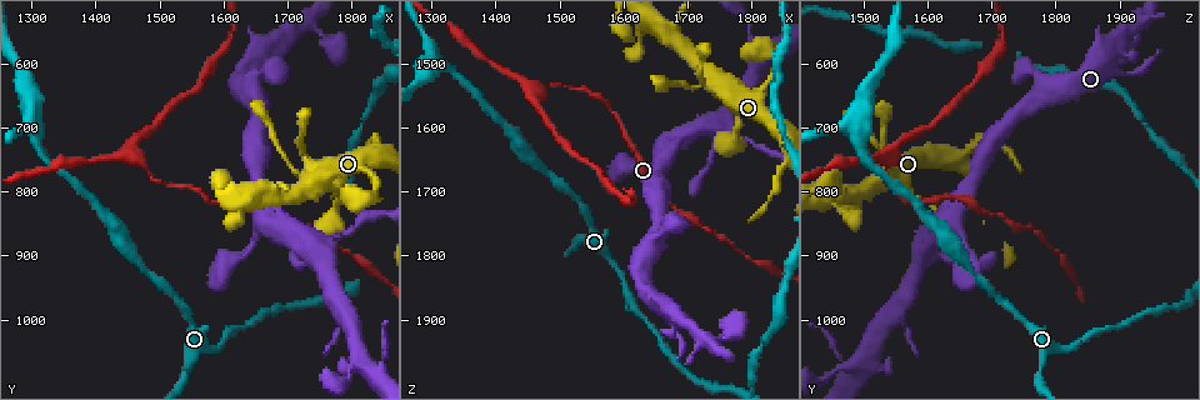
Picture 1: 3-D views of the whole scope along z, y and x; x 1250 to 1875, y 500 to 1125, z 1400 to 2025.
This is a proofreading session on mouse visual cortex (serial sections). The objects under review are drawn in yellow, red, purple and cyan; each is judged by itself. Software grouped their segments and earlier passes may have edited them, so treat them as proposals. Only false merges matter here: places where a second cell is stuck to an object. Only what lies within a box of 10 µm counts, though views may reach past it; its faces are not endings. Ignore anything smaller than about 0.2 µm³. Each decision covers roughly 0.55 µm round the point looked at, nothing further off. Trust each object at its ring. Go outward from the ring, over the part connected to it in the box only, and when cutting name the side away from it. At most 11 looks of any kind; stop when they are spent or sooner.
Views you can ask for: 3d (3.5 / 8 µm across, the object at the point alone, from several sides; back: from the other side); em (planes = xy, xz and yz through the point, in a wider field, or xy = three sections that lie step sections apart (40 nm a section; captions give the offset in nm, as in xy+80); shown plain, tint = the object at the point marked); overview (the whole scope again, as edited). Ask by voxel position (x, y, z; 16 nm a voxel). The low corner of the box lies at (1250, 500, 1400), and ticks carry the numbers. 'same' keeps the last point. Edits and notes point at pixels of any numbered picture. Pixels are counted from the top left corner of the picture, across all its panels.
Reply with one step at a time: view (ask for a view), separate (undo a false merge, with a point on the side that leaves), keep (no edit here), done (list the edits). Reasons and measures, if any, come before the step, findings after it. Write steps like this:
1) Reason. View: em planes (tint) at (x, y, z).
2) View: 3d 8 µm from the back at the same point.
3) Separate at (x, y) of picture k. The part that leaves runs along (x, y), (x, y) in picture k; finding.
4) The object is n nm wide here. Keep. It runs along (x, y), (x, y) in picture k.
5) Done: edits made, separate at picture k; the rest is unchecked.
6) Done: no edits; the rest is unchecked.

Arms part here. View: 3d 3.5 µm at (1755, 880, 1605).

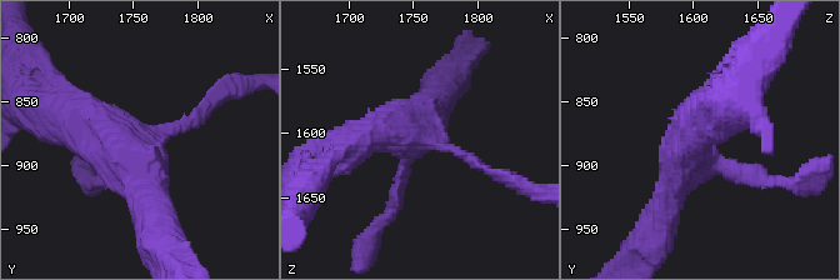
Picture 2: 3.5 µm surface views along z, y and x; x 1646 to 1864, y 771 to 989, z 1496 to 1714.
View: em xy step 5 (tint) at (1758, 880, 1602).

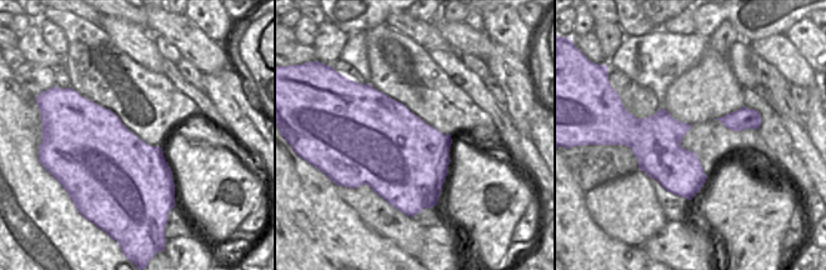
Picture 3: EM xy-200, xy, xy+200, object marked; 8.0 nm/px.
View: em xy step 1 (tint) at the same point.

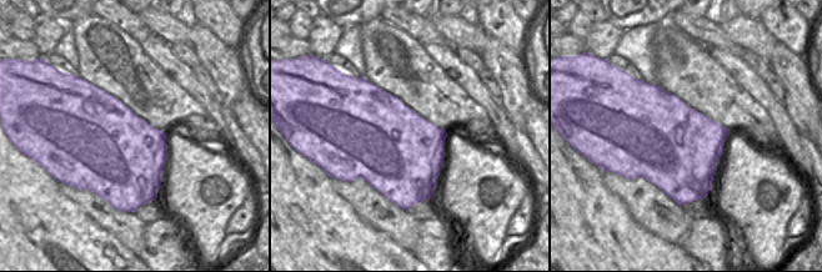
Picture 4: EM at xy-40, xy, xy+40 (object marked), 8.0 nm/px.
Keep. One cell here.

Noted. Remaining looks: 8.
View: 3d 8 µm at (1675, 845, 1725).

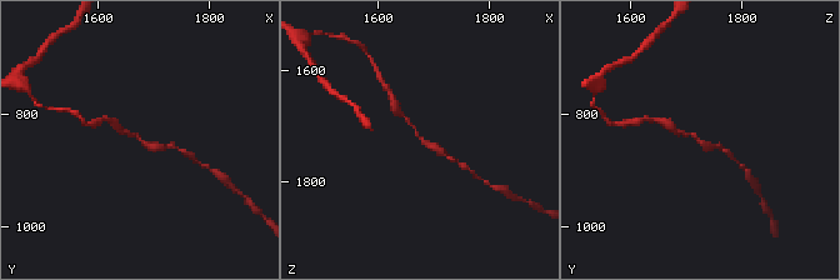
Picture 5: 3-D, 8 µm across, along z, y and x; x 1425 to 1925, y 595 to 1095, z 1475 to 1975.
Closer look. View: 3d 3.5 µm at the same point.

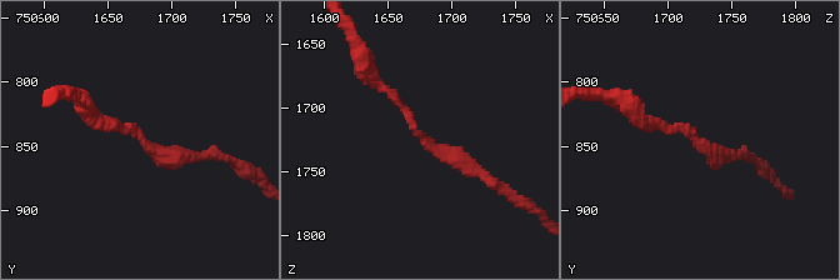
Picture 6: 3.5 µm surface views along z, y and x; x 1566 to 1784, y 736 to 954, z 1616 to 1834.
The arms are 150, 200 nm wide; need the tissue. View: em xy step 1 (tint) at (1672, 842, 1720).

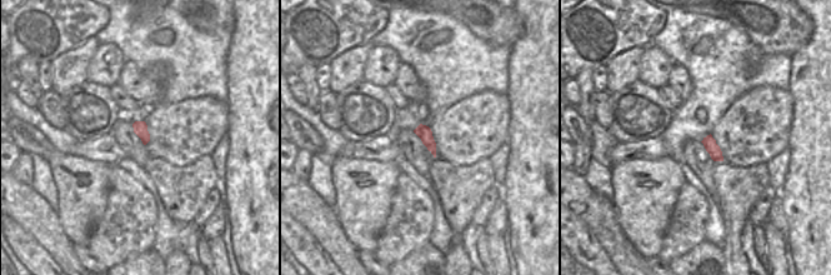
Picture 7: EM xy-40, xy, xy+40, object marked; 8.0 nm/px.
Keep. Continuous, no second cell.

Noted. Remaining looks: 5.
Branch point. View: 3d 8 µm at (1470, 750, 1540).

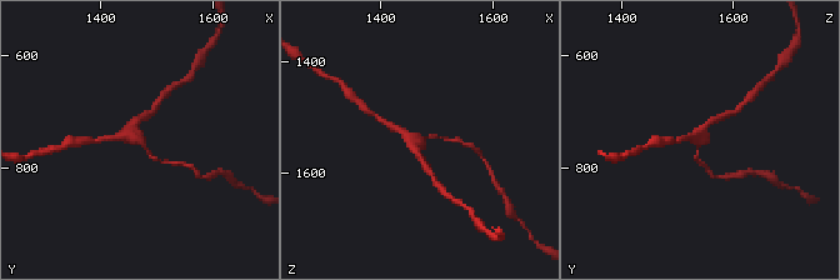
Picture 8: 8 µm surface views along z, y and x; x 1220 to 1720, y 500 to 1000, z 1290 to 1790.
3 arms meet here; the arms are 100, 200, 200 nm wide; shape alone is not enough. View: em xy step 1 (tint) at the same point.

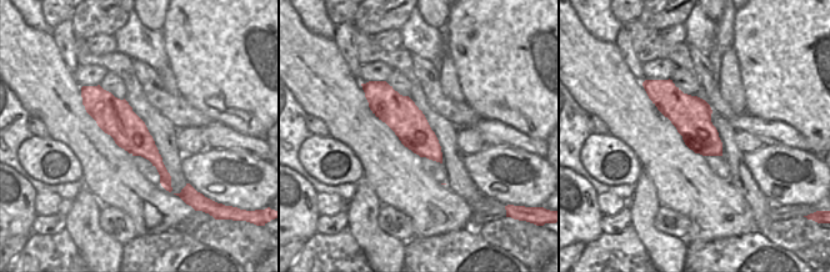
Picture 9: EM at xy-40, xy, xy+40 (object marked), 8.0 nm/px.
Keep. It runs along (88, 94), (156, 160), (168, 186) in picture 9; one cell here.

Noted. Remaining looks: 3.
A fork. View: 3d 3.5 µm at (1660, 810, 1450).

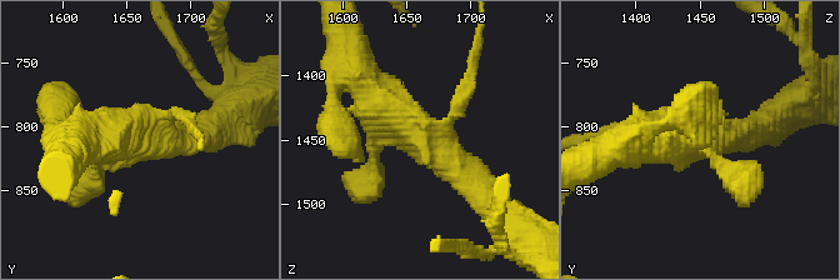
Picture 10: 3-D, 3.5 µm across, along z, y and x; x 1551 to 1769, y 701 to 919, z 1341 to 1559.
View: em xy step 2 (tint) at (1662, 808, 1448).

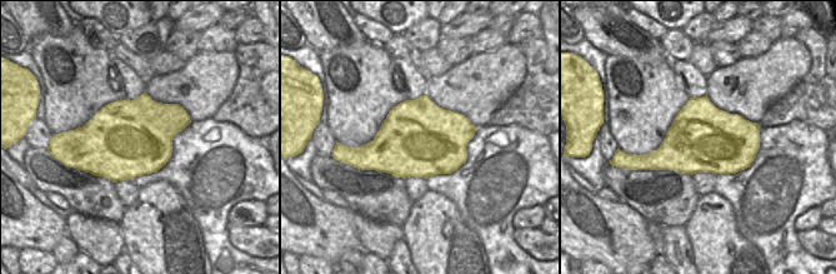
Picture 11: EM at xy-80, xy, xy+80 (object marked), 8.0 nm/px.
The object is 600 nm wide here. Keep. It runs along (484, 193), (358, 78) in picture 10; one cell here.

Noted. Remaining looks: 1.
Done: no edits; the rest is unchecked.

